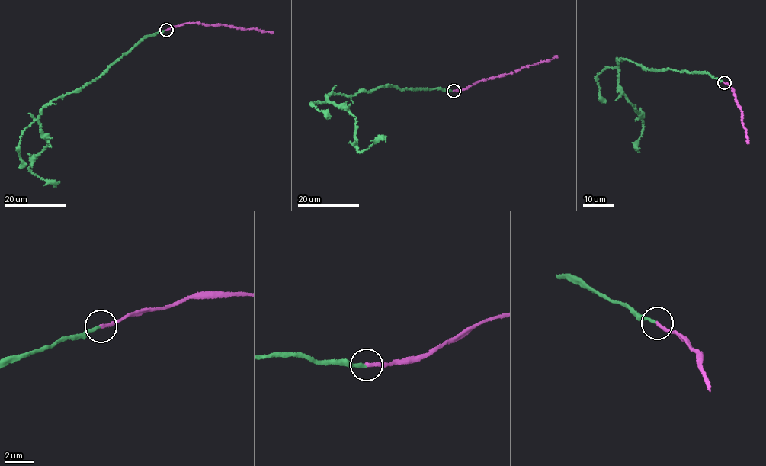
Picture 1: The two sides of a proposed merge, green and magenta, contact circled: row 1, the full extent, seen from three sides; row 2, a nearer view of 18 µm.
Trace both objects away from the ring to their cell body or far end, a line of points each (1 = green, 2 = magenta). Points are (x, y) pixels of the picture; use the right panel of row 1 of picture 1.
1: (724, 81), (706, 72), (645, 69), (626, 59), (619, 59), (618, 85), (642, 114), (642, 125), (637, 149)
2: (724, 81), (732, 88), (742, 110), (747, 143)

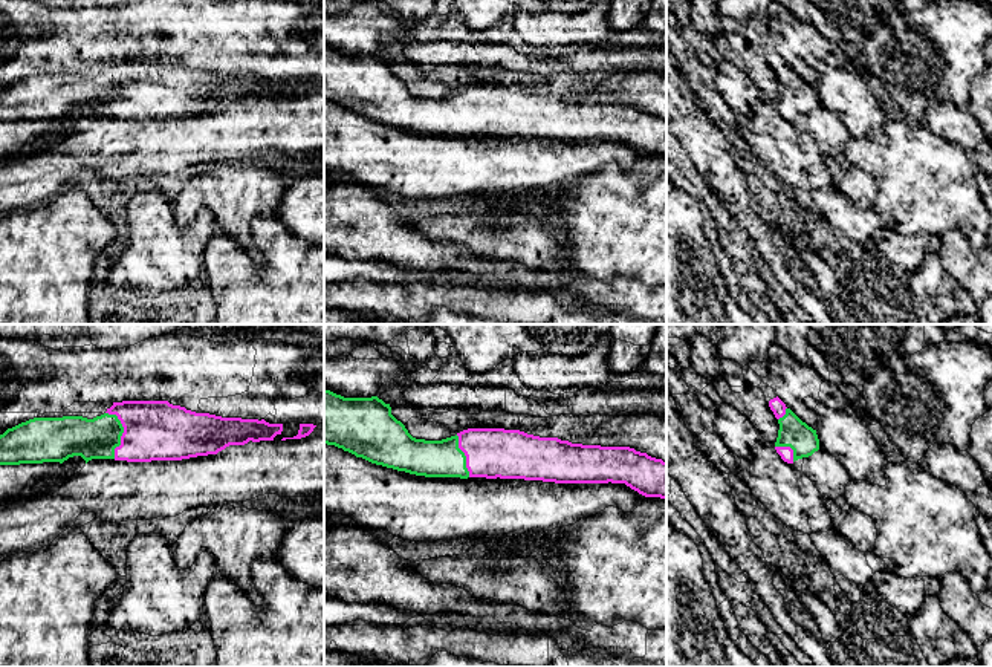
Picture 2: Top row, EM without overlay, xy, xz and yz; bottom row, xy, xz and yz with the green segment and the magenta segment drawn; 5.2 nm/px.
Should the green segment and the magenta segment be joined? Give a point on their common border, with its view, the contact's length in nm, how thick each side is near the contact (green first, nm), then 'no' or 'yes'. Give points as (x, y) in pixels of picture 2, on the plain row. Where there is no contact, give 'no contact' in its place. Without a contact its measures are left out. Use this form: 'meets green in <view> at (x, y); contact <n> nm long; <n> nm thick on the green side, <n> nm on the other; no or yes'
meets green in xy at (123, 89); contact 260 nm long; 220 nm thick on the green side, 320 nm on the other; yes

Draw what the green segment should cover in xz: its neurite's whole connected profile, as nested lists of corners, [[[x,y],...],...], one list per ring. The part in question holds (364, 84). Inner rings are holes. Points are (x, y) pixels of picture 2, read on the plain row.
[[[324,46],[324,101],[371,121],[425,135],[524,136],[555,141],[625,141],[645,155],[666,156],[666,119],[630,104],[582,102],[520,87],[468,86],[442,98],[413,95],[378,54],[344,55]]]

